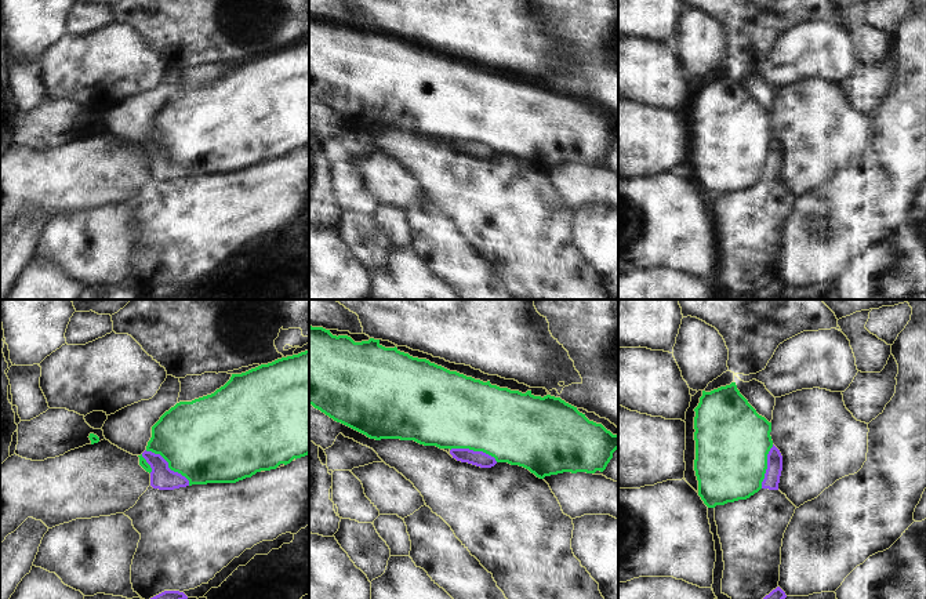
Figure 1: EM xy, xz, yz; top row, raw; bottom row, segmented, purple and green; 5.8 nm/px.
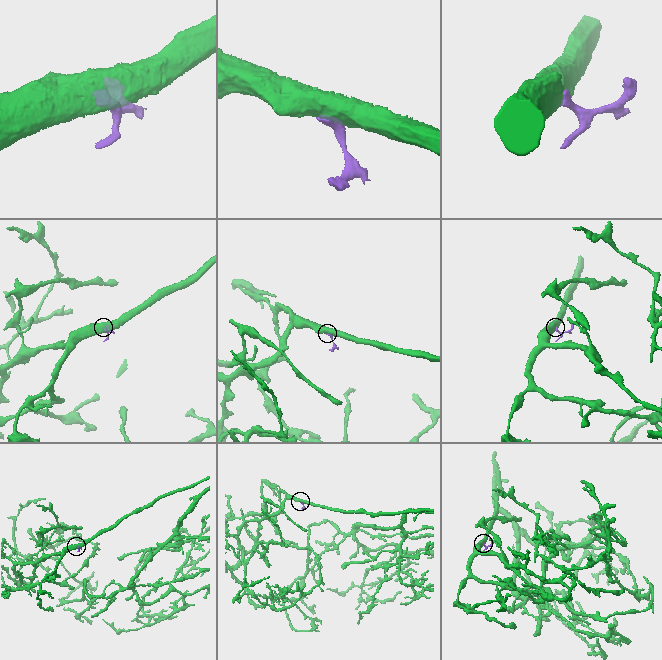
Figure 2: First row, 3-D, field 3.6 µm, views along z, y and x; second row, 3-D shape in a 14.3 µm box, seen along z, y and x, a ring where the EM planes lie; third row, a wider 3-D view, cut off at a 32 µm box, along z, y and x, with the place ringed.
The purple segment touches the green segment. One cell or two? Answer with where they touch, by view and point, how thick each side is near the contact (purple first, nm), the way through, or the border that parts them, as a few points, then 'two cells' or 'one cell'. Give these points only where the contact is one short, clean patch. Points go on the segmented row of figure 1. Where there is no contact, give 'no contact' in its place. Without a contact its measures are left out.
meets purple in xy at (167, 465); 140 nm thick on the purple side, 460 nm on the other; two cells

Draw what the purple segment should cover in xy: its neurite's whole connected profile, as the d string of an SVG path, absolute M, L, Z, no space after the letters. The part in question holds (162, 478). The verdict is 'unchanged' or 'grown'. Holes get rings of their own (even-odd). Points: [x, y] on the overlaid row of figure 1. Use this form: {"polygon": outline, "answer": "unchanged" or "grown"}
{"polygon": "M144 451L142 457L150 465L150 486L159 490L174 490L189 486L189 480L178 472L168 468L168 462L152 451Z", "answer": "unchanged"}

